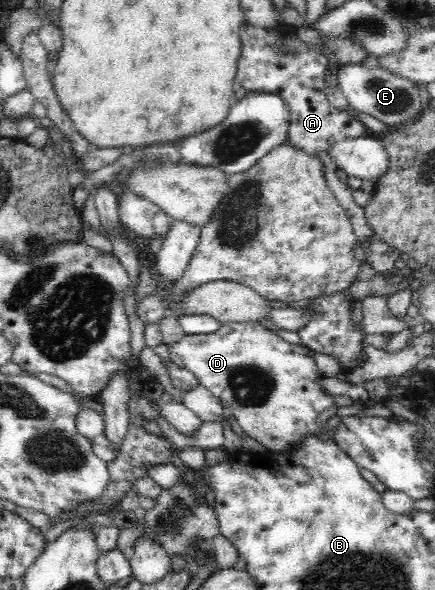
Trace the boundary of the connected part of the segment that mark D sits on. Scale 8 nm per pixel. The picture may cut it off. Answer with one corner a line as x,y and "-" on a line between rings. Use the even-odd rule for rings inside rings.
258,321
228,322
214,333
184,334
178,341
170,342
167,347
170,361
192,372
197,381
218,398
222,407
234,415
242,431
262,444
267,452
282,453
308,433
322,431
320,415
335,406
332,396
326,394
318,384
318,380
324,377
319,375
314,360
307,354
310,349
283,340

